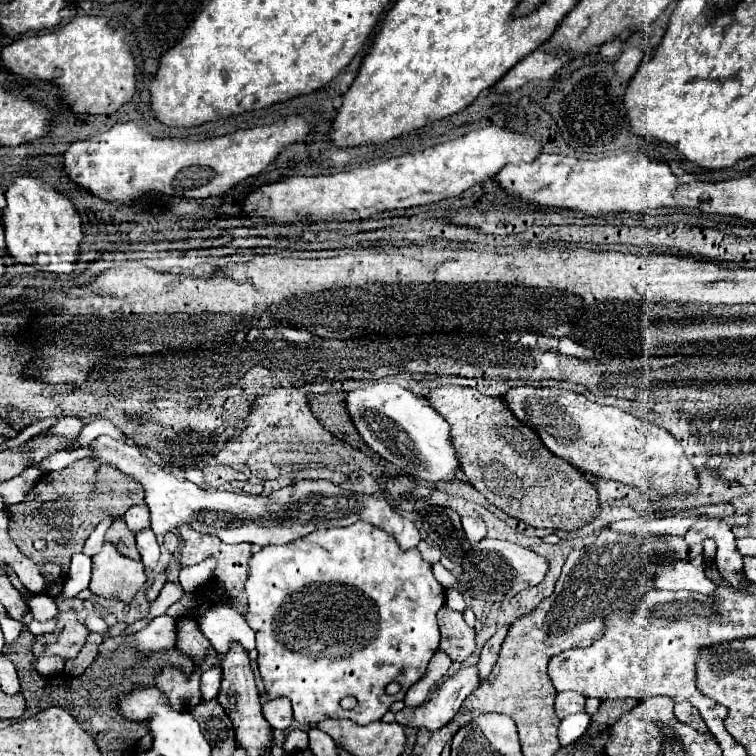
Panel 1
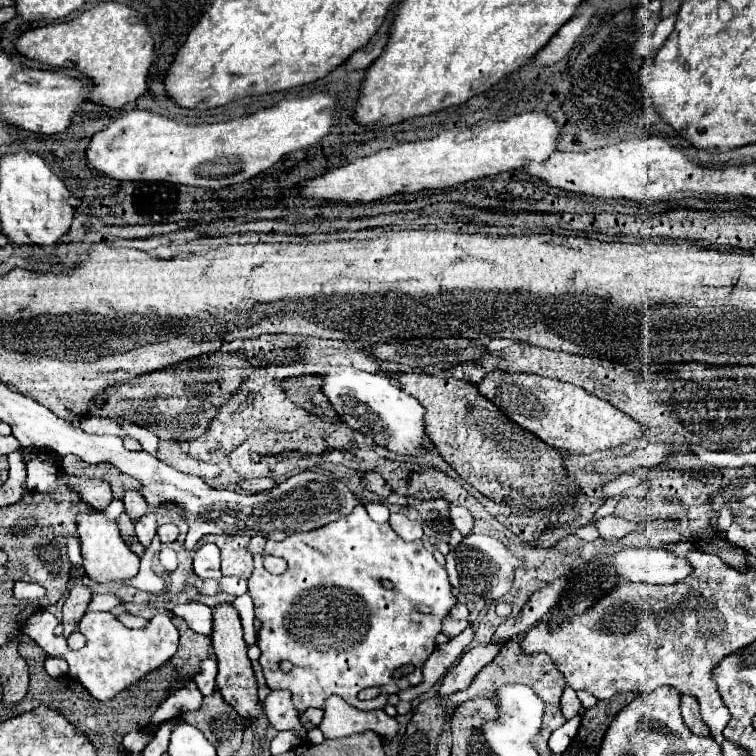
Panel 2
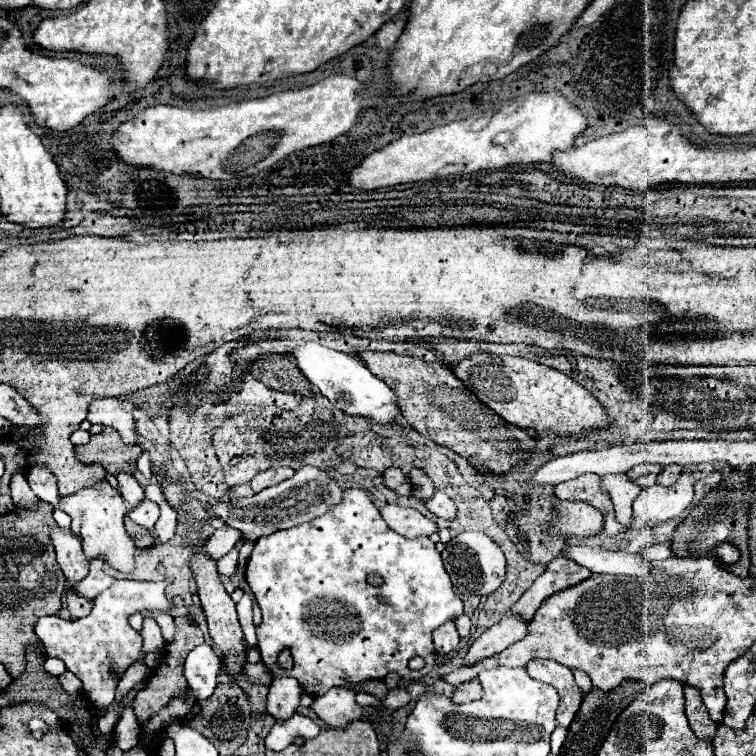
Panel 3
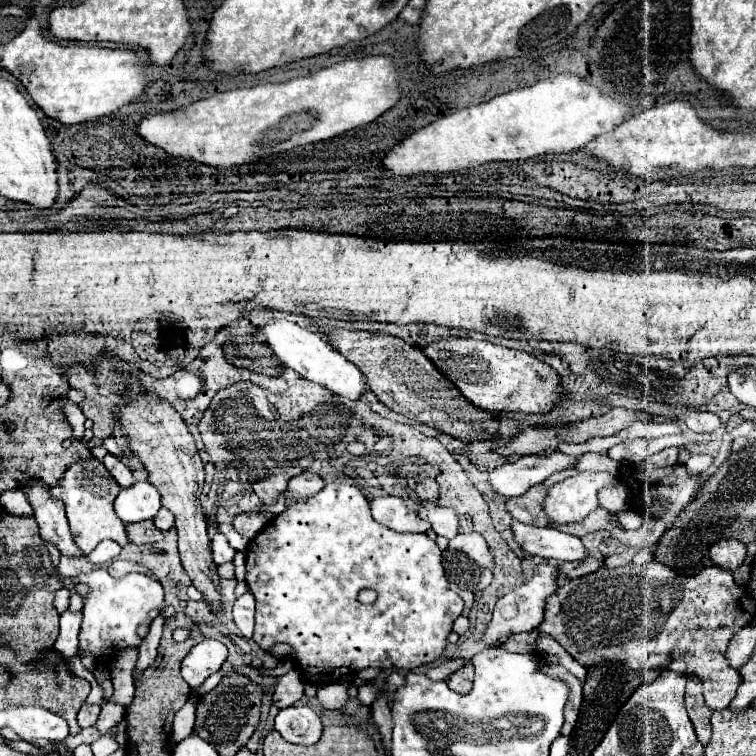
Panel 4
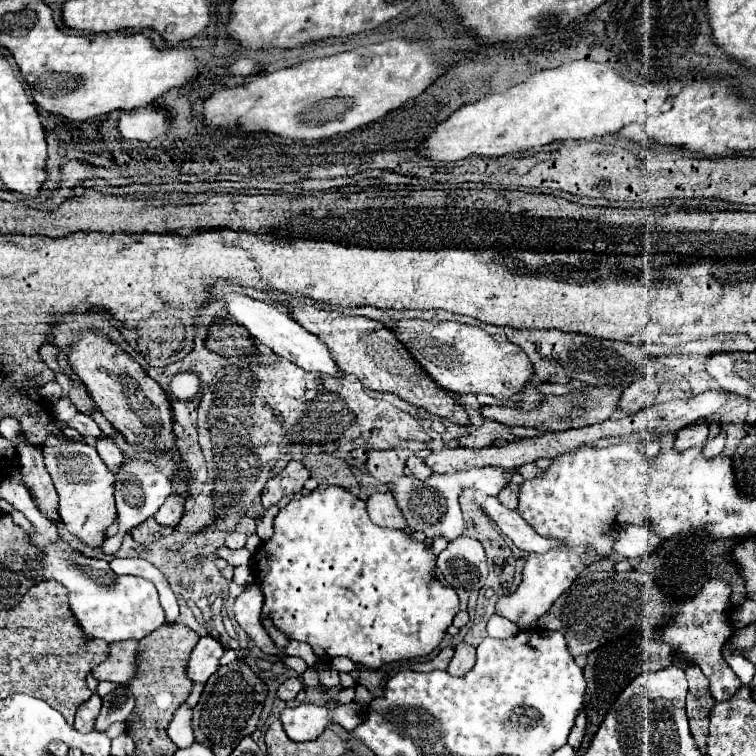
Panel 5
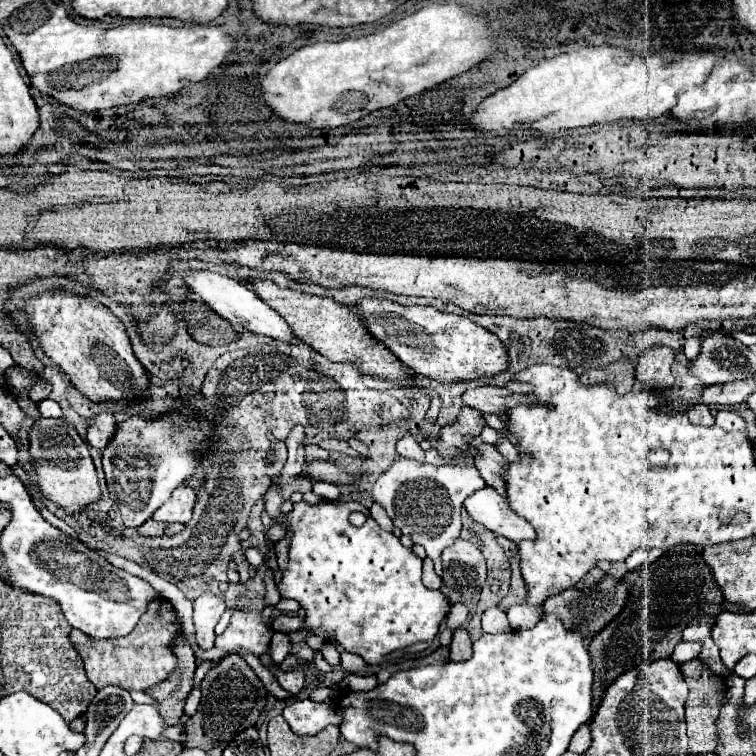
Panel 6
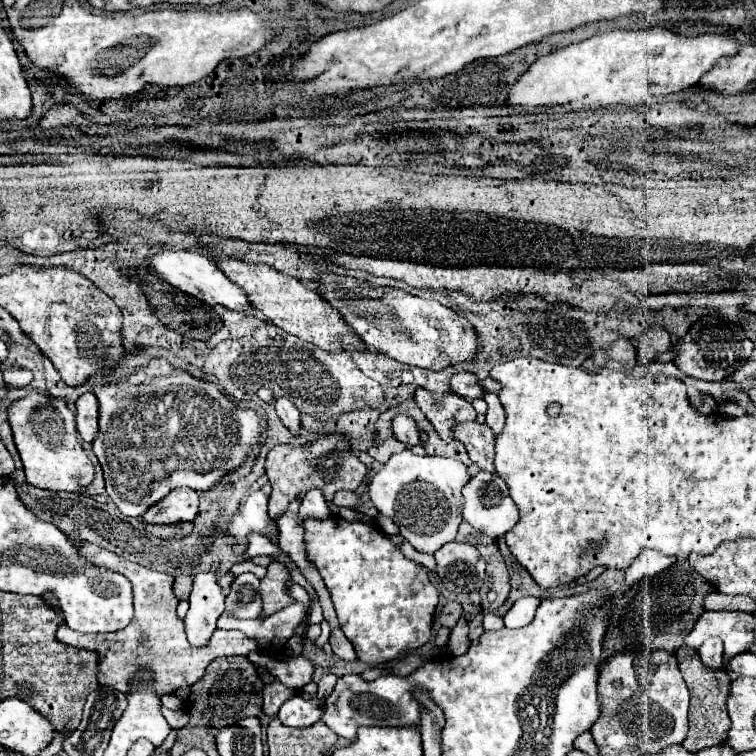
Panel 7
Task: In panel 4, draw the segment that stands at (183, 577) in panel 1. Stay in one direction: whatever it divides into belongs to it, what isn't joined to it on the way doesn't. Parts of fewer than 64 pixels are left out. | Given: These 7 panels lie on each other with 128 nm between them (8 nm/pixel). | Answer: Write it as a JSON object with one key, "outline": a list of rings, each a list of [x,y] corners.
{"outline":[[[216,532],[212,536],[212,558],[214,564],[224,564],[224,562],[232,562],[232,558],[236,556],[236,550],[226,542],[222,532]]]}

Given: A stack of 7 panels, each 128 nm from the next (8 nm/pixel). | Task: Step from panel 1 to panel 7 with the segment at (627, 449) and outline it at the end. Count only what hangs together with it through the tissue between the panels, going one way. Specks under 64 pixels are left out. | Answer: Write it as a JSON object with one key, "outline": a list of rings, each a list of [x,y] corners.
{"outline":[[[318,274],[316,282],[322,298],[342,314],[344,322],[370,350],[378,350],[410,366],[430,370],[442,370],[474,356],[478,344],[474,328],[464,316],[438,300],[424,300],[400,288],[376,286],[372,282],[340,274]]]}

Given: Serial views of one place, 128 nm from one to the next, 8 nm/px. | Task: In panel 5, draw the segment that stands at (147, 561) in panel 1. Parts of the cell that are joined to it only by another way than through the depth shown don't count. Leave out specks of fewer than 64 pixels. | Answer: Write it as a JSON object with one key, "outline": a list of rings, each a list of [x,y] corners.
{"outline":[[[126,458],[124,464],[120,464],[118,472],[114,474],[114,496],[116,496],[116,508],[118,508],[118,532],[120,536],[128,534],[130,528],[142,524],[146,518],[154,516],[158,508],[164,504],[164,500],[172,492],[172,480],[160,472],[160,468],[154,462],[146,462],[142,458]]]}

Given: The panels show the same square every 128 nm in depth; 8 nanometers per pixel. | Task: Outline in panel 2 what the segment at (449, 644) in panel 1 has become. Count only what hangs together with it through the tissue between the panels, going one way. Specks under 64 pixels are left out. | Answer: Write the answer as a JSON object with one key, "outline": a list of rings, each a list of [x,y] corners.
{"outline":[[[446,616],[444,622],[442,622],[442,632],[448,634],[450,638],[454,638],[454,636],[458,636],[458,634],[460,634],[464,628],[468,628],[468,626],[470,626],[468,620],[452,620],[450,616]]]}

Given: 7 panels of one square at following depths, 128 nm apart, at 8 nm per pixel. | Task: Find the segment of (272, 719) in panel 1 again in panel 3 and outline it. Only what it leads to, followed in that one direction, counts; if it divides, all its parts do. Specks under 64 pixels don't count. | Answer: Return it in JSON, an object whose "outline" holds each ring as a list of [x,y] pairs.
{"outline":[[[290,676],[274,678],[268,692],[268,714],[272,714],[274,718],[292,716],[300,706],[300,696],[302,688],[294,678]]]}

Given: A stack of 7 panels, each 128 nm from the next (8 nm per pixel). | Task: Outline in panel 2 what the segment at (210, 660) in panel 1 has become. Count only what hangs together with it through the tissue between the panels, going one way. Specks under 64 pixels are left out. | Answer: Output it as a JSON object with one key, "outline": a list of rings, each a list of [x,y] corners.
{"outline":[[[190,680],[186,682],[184,688],[176,690],[174,694],[170,694],[160,706],[158,710],[152,714],[152,720],[150,720],[150,728],[156,728],[160,724],[164,724],[166,720],[174,720],[174,718],[180,718],[184,712],[190,712],[190,710],[198,710],[200,704],[202,704],[202,694],[200,690],[196,688],[196,684]]]}

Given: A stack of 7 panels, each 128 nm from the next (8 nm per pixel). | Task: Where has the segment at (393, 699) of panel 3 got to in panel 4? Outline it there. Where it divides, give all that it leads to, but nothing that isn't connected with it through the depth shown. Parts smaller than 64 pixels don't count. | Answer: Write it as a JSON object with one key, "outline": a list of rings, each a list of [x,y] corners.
{"outline":[[[362,684],[362,686],[358,686],[358,700],[362,704],[370,706],[376,700],[376,692],[378,692],[376,684]]]}

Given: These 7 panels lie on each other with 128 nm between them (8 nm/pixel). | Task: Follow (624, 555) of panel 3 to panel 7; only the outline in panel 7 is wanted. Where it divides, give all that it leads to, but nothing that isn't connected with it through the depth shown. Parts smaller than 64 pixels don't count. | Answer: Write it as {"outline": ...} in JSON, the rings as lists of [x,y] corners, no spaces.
{"outline":[[[476,472],[470,476],[468,484],[464,486],[464,512],[462,518],[476,528],[478,532],[492,536],[492,538],[500,538],[504,536],[516,522],[518,522],[518,508],[512,502],[508,488],[504,484],[504,480],[498,474],[492,472]]]}

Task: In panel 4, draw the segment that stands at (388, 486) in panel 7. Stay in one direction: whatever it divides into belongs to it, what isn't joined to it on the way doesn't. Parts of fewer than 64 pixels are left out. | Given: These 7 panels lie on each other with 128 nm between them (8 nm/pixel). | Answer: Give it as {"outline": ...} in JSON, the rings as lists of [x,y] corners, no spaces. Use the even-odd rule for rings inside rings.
{"outline":[[[556,452],[552,456],[524,456],[514,462],[506,462],[488,472],[488,482],[496,494],[520,496],[530,486],[544,482],[550,474],[570,468],[576,462],[576,456],[566,456]],[[422,502],[416,512],[422,520],[428,520],[432,532],[438,536],[446,536],[448,540],[458,534],[458,514],[450,506],[442,506],[440,502]]]}

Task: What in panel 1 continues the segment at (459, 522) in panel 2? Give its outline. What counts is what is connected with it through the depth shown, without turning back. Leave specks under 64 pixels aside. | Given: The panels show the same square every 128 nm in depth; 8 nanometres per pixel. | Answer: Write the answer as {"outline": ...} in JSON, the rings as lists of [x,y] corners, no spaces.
{"outline":[[[464,516],[462,518],[462,528],[466,532],[466,538],[470,542],[480,542],[486,536],[486,524],[480,518],[474,516]]]}

